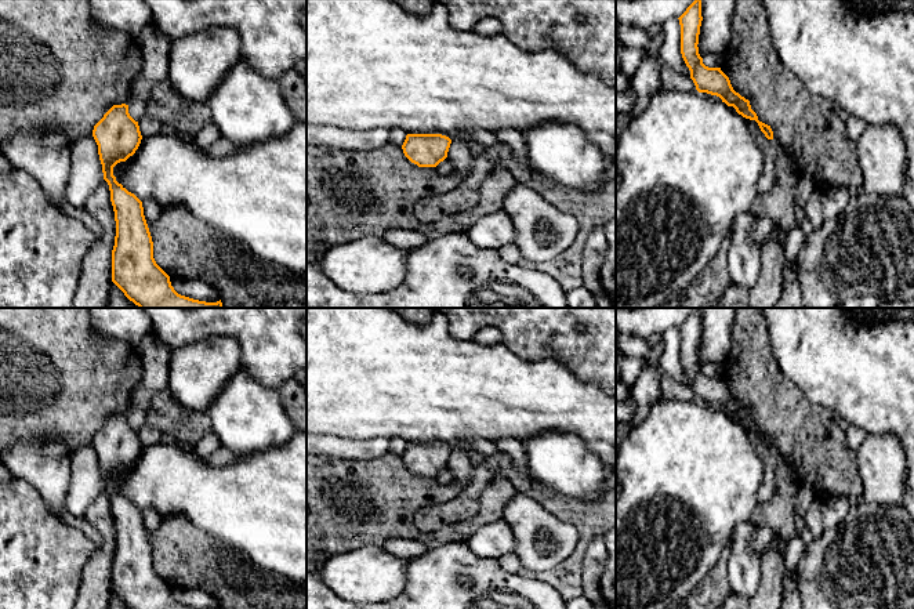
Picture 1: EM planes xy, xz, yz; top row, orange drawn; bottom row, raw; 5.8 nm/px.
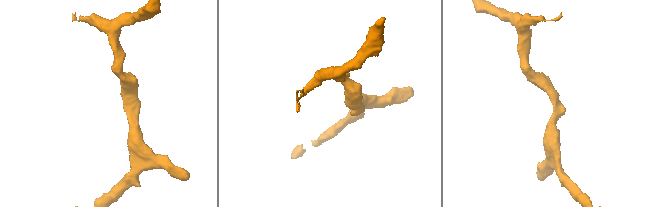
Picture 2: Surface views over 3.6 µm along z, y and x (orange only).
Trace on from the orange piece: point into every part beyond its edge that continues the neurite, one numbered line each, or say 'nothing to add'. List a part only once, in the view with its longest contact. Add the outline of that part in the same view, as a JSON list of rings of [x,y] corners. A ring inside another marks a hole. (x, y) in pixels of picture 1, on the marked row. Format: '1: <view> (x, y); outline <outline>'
nothing to add

